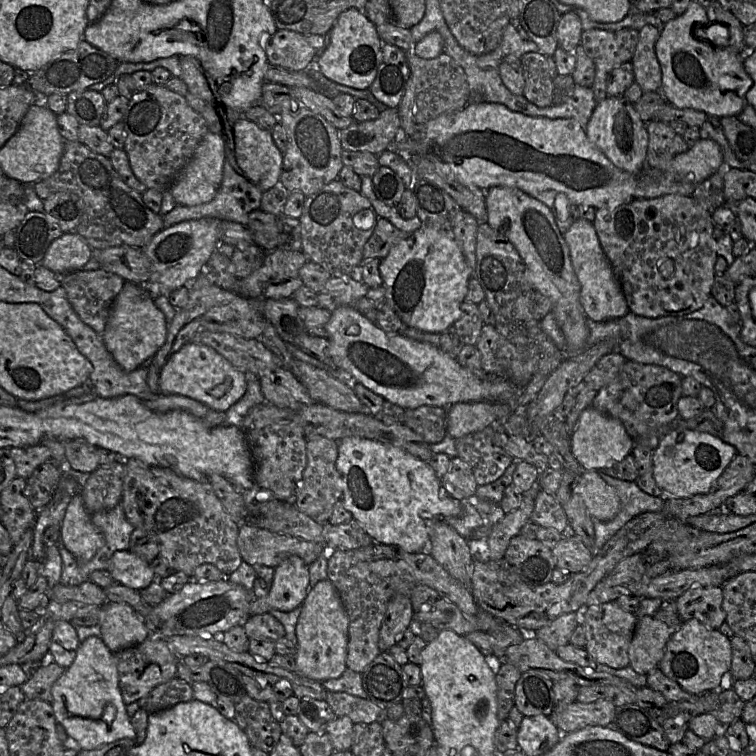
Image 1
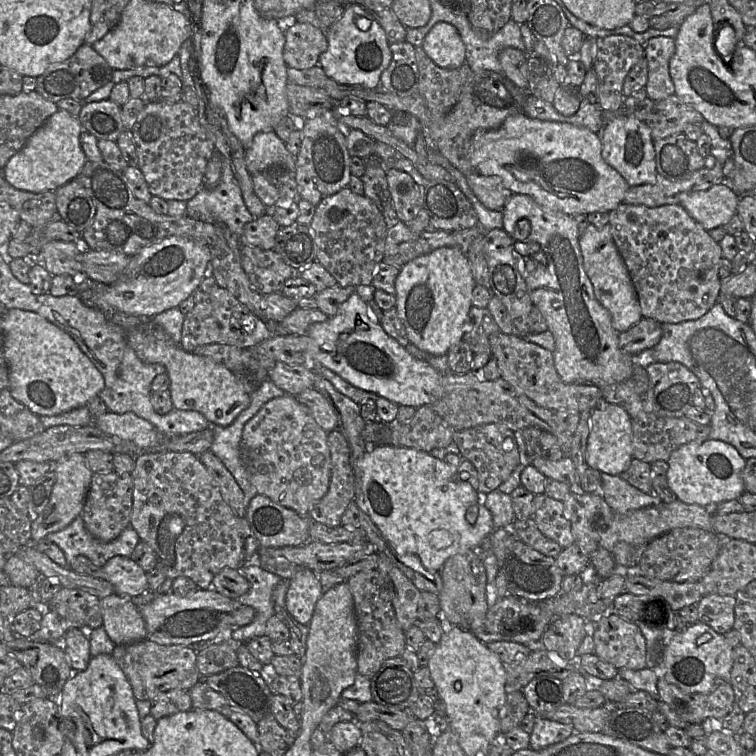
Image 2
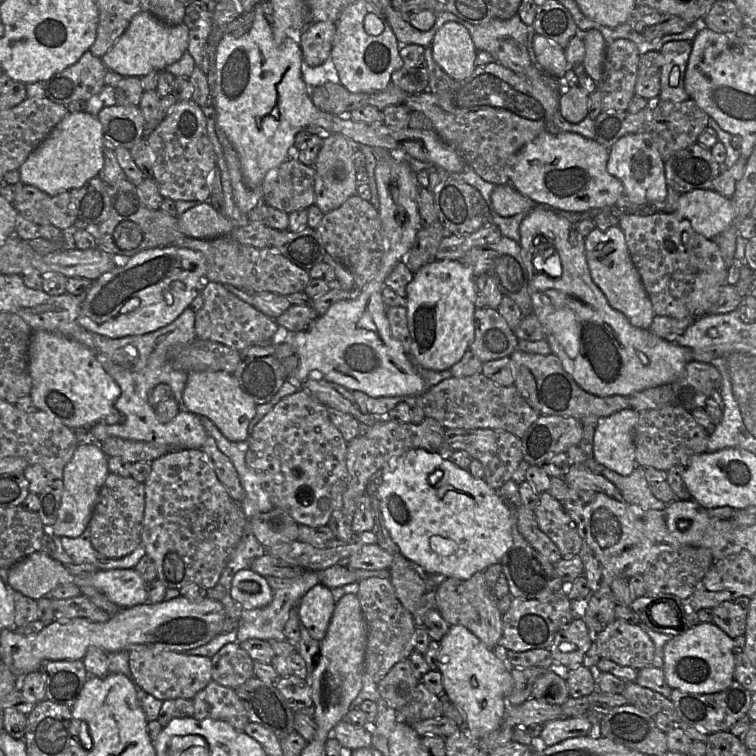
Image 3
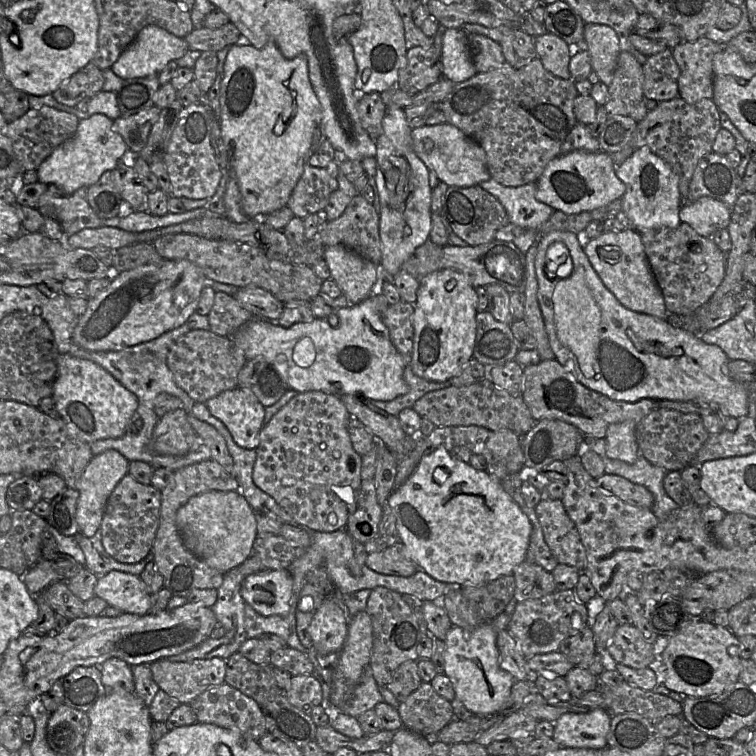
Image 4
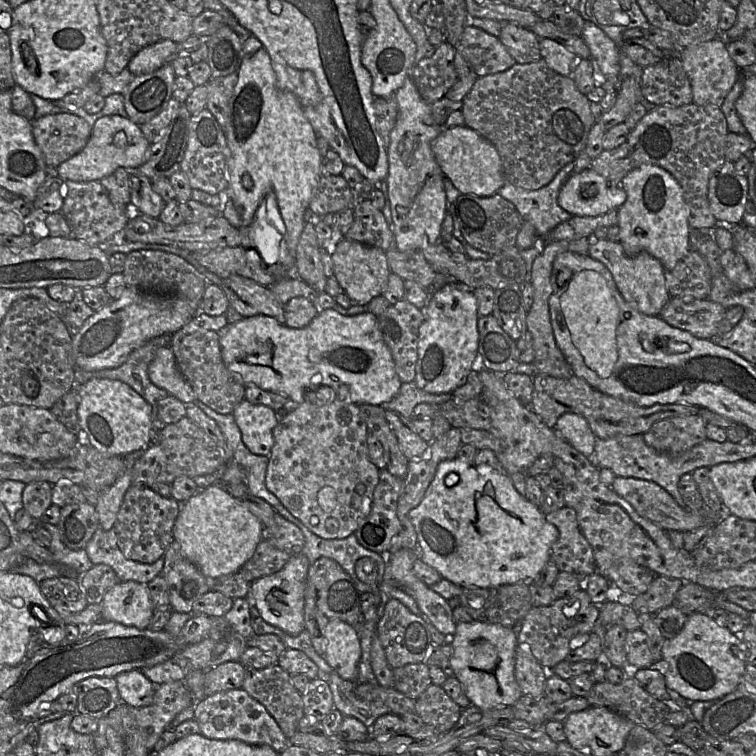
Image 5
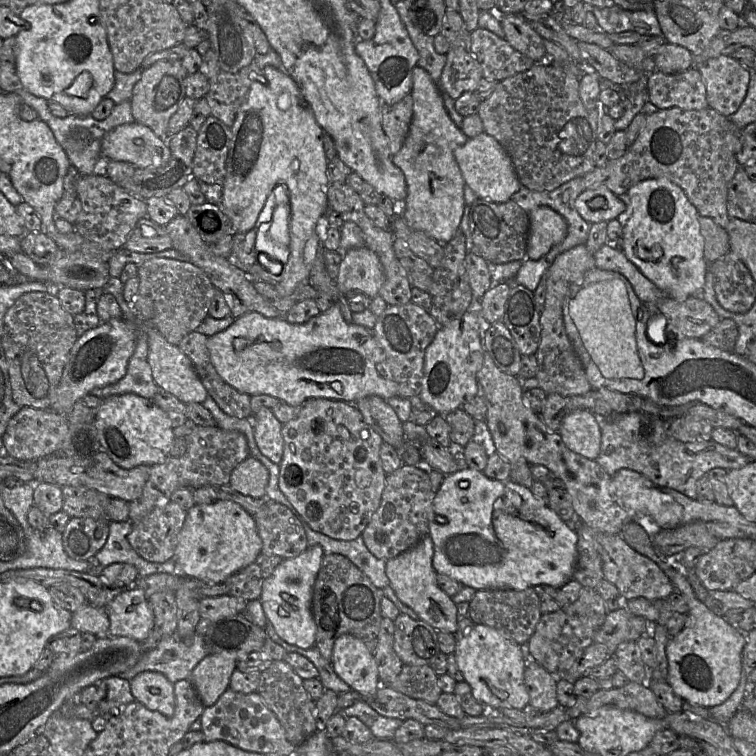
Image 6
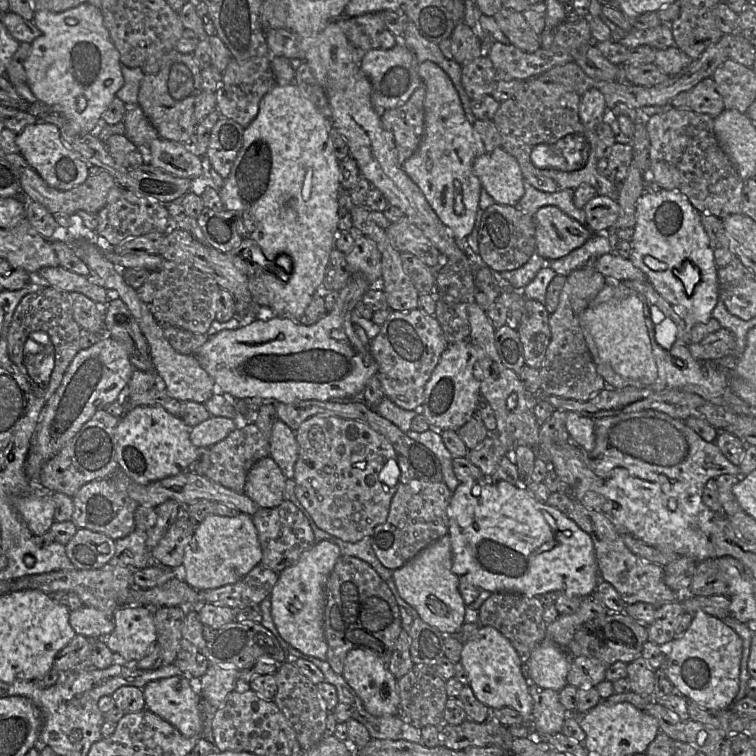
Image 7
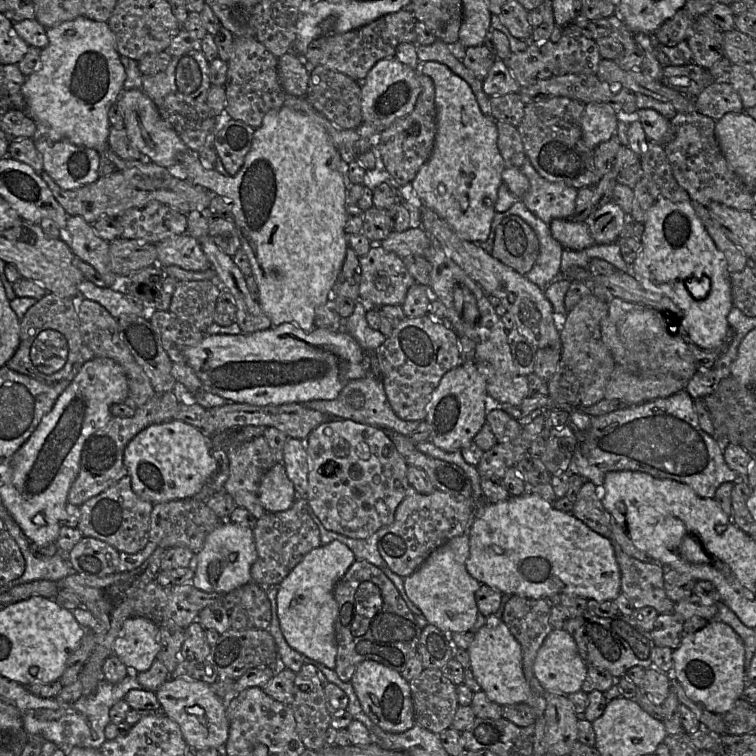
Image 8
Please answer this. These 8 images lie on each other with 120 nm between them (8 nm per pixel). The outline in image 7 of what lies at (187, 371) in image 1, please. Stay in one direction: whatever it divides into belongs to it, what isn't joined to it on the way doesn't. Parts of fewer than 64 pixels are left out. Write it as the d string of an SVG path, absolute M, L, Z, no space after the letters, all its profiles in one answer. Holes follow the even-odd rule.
M277 420L273 424L269 439L269 457L280 467L287 479L293 479L294 468L299 454L295 432L284 422Z

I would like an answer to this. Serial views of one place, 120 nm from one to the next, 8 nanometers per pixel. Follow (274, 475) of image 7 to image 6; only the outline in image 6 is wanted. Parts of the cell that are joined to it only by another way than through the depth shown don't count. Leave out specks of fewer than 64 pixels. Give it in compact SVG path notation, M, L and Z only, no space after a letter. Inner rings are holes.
M249 456L233 470L229 486L242 495L264 499L268 483L268 469L259 460Z

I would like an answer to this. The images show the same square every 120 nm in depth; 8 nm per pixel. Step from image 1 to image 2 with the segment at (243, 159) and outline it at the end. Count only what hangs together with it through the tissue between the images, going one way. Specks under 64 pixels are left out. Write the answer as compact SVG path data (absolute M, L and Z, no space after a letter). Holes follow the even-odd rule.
M274 131L259 132L253 137L245 149L245 161L251 175L271 169L295 169L295 157Z

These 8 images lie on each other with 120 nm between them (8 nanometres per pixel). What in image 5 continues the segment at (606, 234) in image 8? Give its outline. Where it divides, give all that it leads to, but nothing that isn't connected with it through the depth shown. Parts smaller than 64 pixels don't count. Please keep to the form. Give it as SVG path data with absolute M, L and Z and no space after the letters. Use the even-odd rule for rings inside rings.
M589 168L566 180L559 192L558 203L573 216L599 216L618 210L626 198L622 186L613 185Z

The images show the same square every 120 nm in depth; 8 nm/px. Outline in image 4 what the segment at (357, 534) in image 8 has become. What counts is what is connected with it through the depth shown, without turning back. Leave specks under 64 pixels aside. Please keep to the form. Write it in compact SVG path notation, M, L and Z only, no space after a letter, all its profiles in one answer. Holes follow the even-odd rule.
M307 391L296 394L286 405L284 405L271 420L266 423L260 431L260 442L256 448L256 461L253 468L253 481L262 491L270 495L279 506L284 509L298 524L316 532L335 532L345 530L349 516L357 508L361 488L361 466L362 458L353 448L348 432L351 416L342 402L340 396L328 394L323 391Z

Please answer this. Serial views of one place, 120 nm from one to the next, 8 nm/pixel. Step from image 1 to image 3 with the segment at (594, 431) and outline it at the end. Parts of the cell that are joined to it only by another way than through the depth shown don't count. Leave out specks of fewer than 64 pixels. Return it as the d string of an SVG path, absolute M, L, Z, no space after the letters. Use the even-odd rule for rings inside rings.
M626 408L608 417L602 417L595 425L593 458L604 467L622 475L630 475L637 466L635 459L634 428L638 411Z

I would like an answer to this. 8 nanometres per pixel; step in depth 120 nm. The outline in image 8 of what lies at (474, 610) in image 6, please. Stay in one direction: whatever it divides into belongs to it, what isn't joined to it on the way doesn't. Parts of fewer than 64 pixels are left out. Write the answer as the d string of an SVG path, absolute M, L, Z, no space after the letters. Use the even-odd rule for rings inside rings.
M510 595L503 606L500 616L501 620L507 625L512 635L521 645L523 673L528 683L534 676L533 663L537 652L553 629L549 622L550 609L551 607L548 606L544 599L531 599L519 595Z

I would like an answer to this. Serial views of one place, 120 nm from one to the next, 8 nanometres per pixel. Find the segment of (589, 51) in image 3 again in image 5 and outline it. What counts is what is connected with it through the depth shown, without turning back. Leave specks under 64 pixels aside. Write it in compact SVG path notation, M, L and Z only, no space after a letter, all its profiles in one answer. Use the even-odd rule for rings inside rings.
M585 21L582 37L590 48L591 59L607 80L620 81L619 48L598 26Z

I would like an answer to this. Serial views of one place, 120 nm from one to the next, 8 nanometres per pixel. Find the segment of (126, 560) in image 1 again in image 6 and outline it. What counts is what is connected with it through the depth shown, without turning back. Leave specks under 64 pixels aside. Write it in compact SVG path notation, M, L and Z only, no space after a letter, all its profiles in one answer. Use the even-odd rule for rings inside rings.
M126 588L105 610L110 620L108 636L128 637L143 643L154 628L153 609L139 588Z

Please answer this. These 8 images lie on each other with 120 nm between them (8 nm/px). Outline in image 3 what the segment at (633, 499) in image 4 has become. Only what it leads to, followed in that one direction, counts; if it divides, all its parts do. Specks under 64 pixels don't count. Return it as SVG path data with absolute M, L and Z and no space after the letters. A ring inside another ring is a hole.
M571 464L564 476L568 488L604 493L615 499L621 499L617 487L601 474L593 474L583 465Z

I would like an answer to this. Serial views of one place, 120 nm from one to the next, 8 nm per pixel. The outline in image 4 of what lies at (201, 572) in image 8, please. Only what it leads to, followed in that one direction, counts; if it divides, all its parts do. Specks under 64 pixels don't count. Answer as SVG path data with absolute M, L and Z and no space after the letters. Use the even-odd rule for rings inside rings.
M209 491L190 498L178 511L176 524L189 551L222 574L240 567L252 554L257 538L255 513L240 491Z

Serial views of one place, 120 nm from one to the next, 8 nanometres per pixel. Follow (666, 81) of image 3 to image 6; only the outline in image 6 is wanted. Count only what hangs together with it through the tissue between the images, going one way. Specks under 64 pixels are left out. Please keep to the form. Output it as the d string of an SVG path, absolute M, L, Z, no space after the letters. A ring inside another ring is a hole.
M729 55L711 58L693 67L697 68L705 83L708 106L725 117L733 115L745 99L752 69L742 66Z

